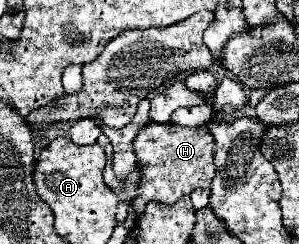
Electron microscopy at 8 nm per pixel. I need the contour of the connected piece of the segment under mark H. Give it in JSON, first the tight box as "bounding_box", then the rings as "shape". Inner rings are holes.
{"bounding_box":[132,124,214,220],"shape":[[[146,124],[140,128],[138,136],[134,138],[134,154],[140,166],[140,182],[138,182],[138,196],[132,202],[136,220],[140,220],[144,206],[150,200],[162,204],[174,204],[178,198],[190,194],[194,188],[208,188],[214,178],[214,162],[212,162],[214,138],[206,130],[200,128],[186,128],[174,124]]]}

